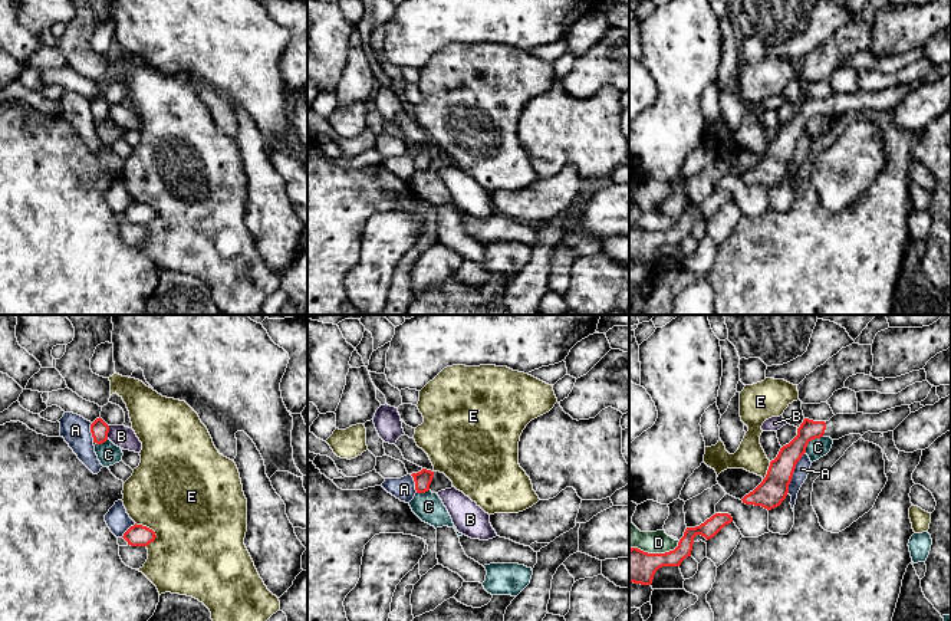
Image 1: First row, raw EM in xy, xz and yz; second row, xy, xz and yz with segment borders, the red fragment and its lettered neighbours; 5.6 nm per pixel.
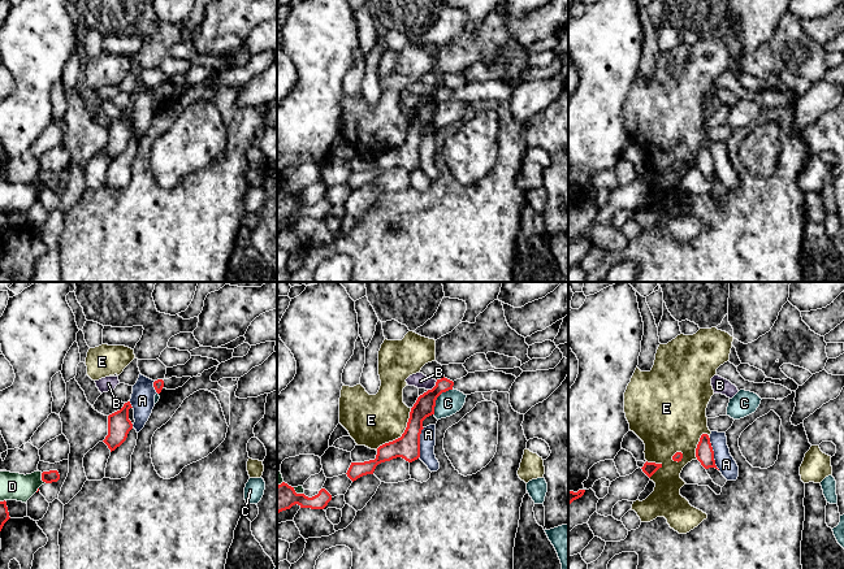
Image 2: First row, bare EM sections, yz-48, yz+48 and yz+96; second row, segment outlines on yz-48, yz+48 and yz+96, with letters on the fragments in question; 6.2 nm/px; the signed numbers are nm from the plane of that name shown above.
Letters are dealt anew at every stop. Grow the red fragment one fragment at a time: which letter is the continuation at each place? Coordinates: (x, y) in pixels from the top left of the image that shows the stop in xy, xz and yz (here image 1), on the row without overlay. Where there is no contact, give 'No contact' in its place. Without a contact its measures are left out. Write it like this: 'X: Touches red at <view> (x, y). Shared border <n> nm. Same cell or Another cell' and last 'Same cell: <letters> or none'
A: Touches red at yz (793, 150). Shared border 260 nm. Another cell
B: Touches red at xy (108, 109). Shared border 70 nm. Another cell
C: Touches red at yz (810, 118). Shared border 140 nm. Another cell
D: Touches red at yz (655, 232). Shared border 300 nm. Another cell
E: Touches red at xy (152, 209). Shared border 160 nm. Another cell
Same cell: none

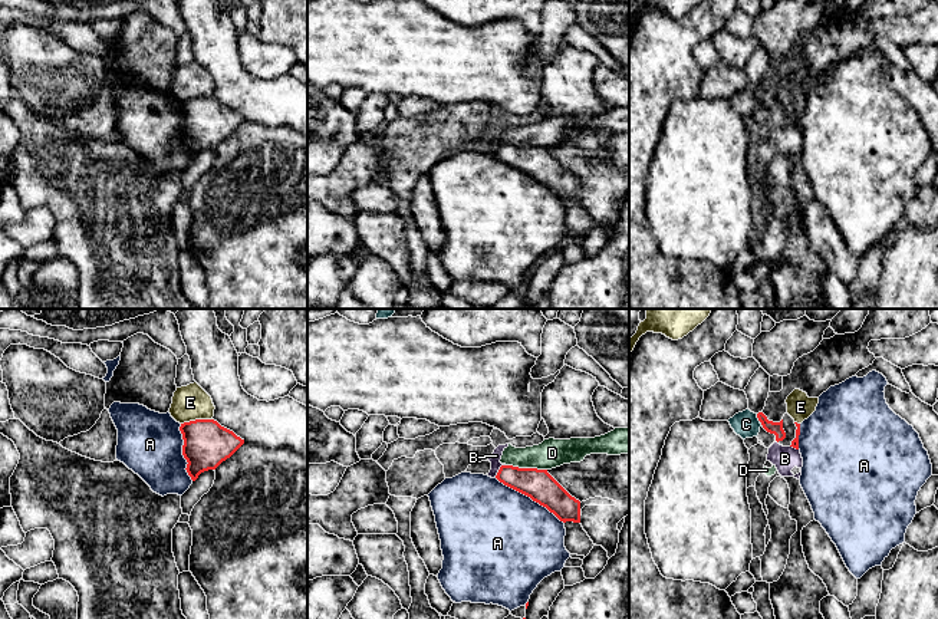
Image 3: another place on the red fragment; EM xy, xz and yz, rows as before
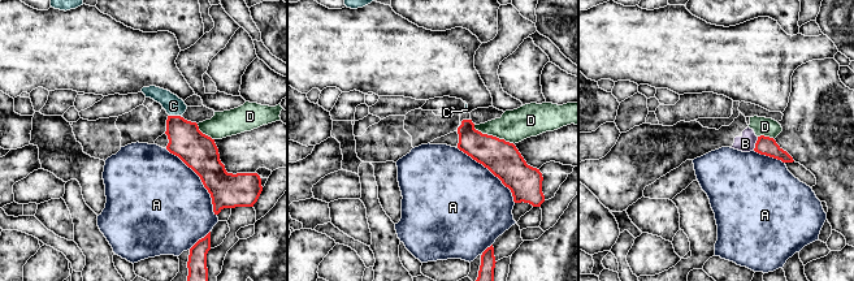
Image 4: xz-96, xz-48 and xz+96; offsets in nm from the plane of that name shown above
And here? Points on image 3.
A: Touches red at xz (530, 175). Shared border 460 nm. Another cell
B: Touches red at xz (499, 148). Shared border 100 nm. Another cell
C: Touches red at yz (757, 95). Shared border 50 nm. Same cell
D: Touches red at xz (526, 147). Shared border 240 nm. Another cell
E: Touches red at xy (196, 98). Shared border 180 nm. Another cell
Same cell: C

